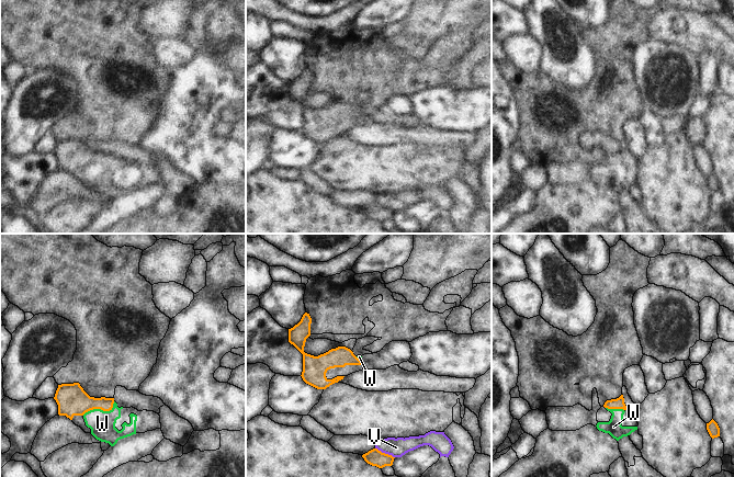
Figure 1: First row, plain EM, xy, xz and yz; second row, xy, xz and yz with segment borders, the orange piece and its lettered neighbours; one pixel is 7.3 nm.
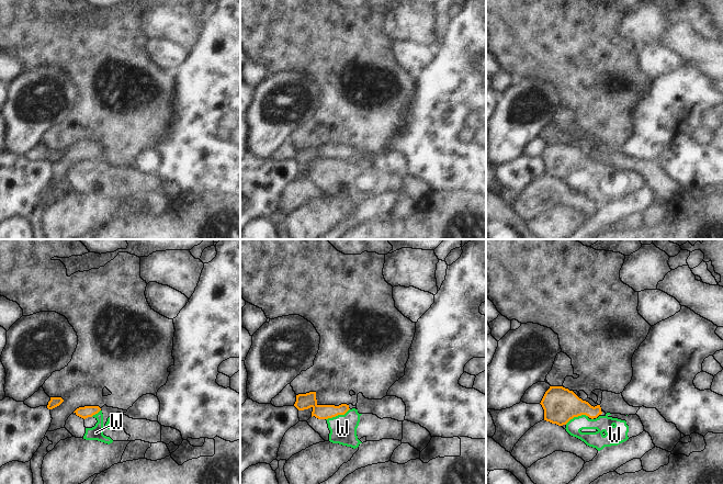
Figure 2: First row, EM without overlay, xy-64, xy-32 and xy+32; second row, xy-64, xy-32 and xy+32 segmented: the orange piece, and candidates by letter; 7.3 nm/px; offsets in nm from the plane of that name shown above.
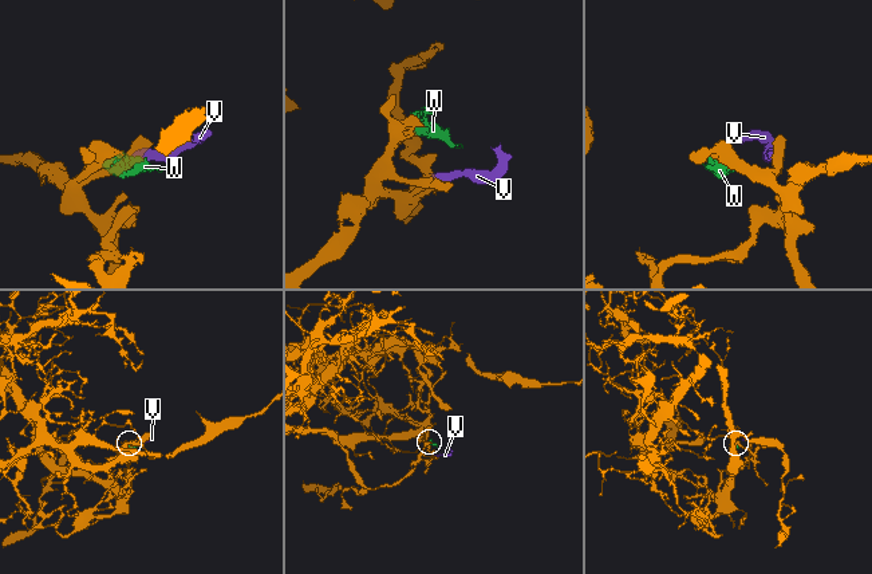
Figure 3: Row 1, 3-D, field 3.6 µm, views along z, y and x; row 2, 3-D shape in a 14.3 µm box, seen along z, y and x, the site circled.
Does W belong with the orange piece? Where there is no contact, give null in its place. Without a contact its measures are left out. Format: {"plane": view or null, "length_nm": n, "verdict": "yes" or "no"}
{"plane": "xy", "length_nm": 260, "verdict": "yes"}

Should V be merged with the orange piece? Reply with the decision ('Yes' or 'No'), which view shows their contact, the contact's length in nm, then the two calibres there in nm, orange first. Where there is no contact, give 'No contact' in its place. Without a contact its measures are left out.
No. Touches orange in xz. Shared border 160 nm. Thickness 120 nm (orange) against 140 nm.

